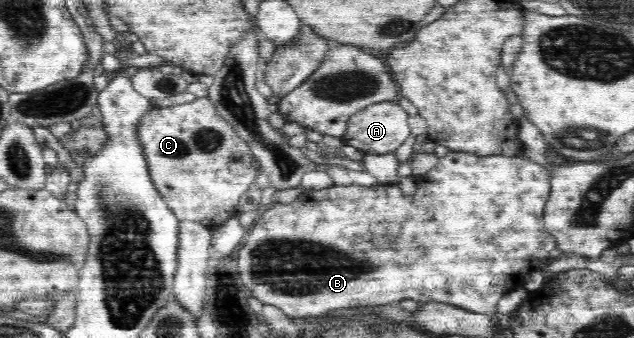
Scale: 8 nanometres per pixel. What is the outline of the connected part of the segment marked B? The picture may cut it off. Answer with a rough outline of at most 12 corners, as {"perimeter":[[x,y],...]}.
{"perimeter":[[448,151],[397,185],[305,190],[237,272],[312,319],[496,315],[542,272],[548,168]]}

